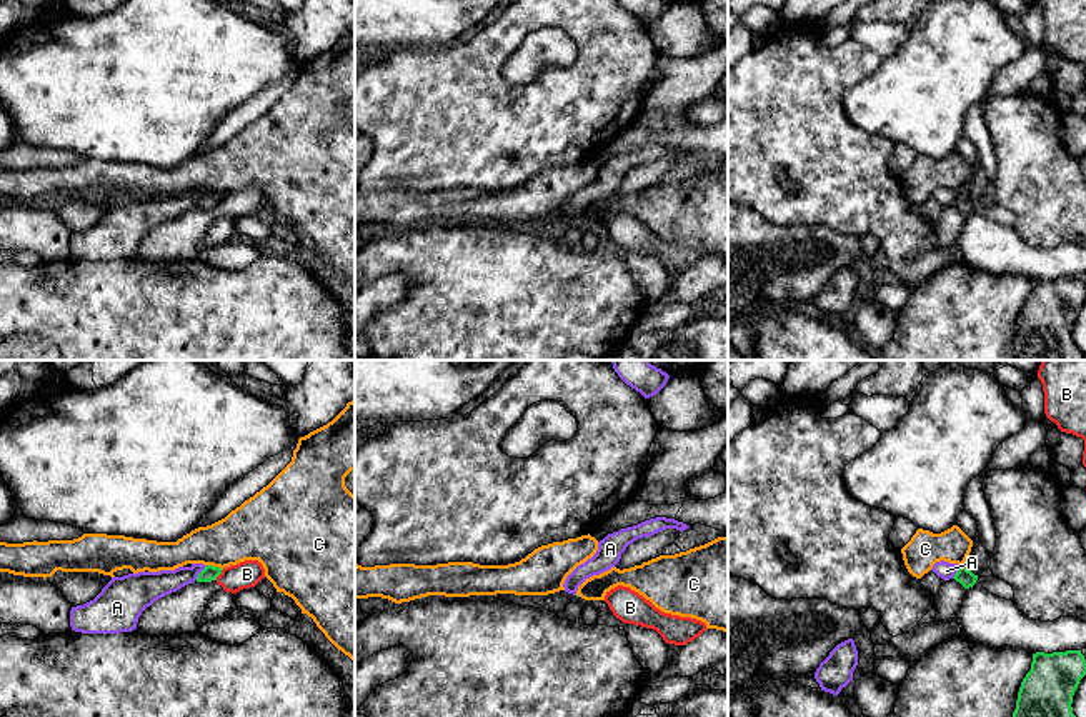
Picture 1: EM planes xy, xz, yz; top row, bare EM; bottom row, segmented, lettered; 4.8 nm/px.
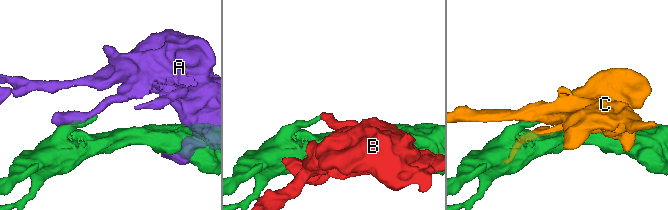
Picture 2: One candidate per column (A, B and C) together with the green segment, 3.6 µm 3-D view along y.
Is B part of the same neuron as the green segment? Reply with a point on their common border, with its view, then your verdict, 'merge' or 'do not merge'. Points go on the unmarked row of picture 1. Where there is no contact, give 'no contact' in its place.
xy (220, 199) | do not merge

